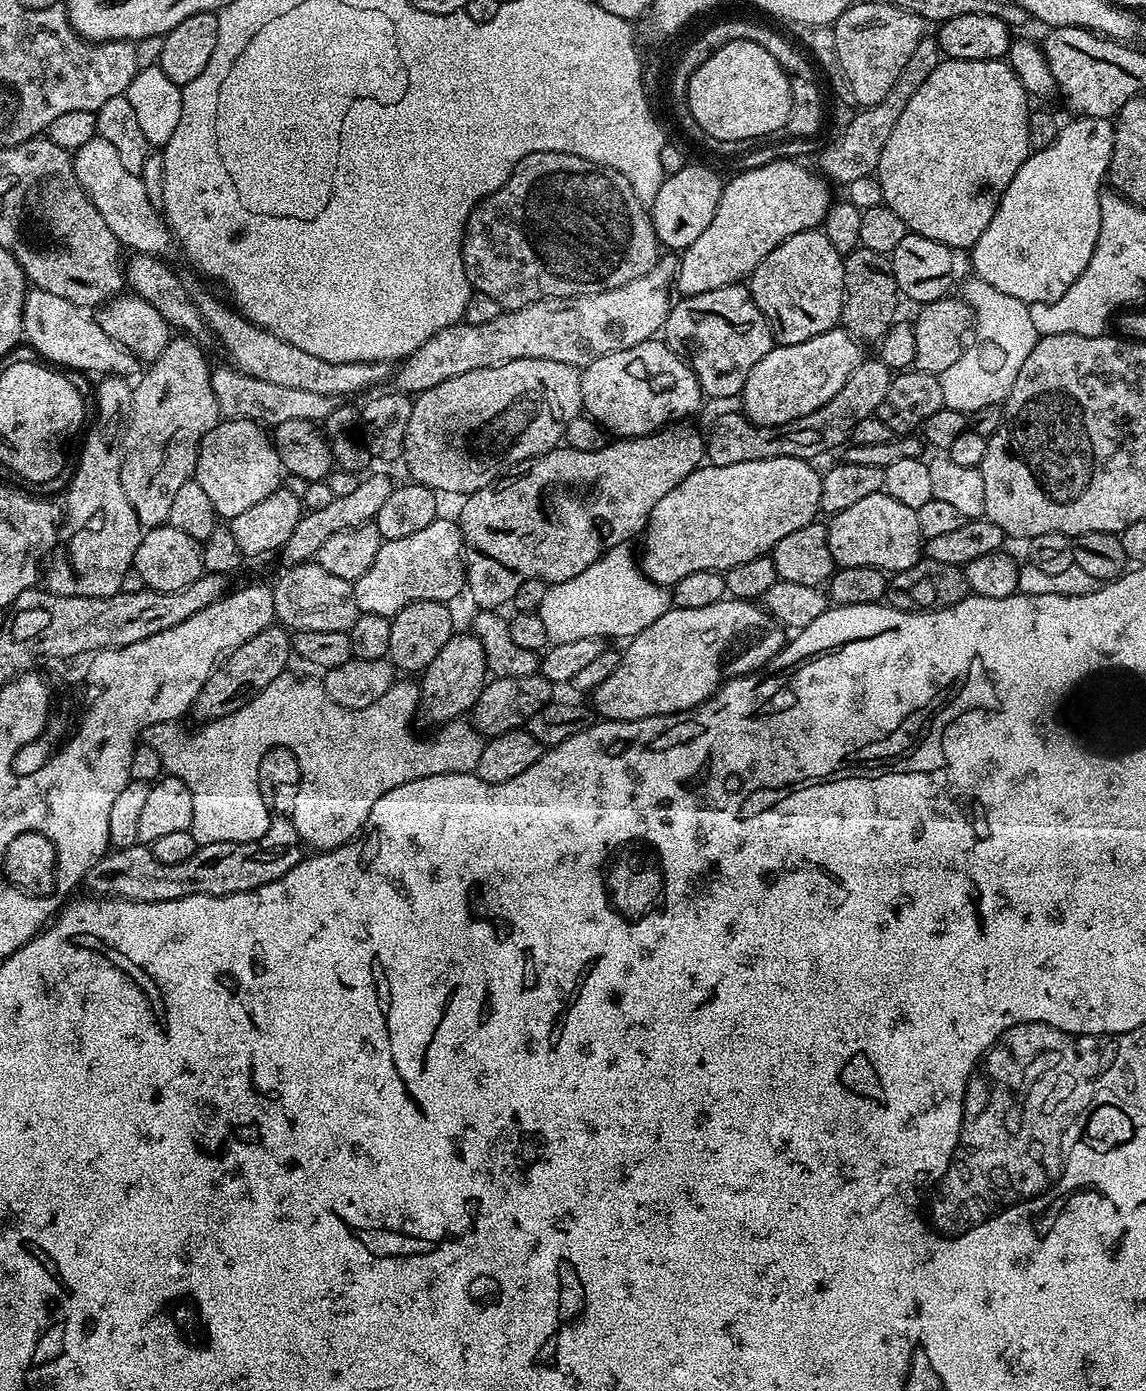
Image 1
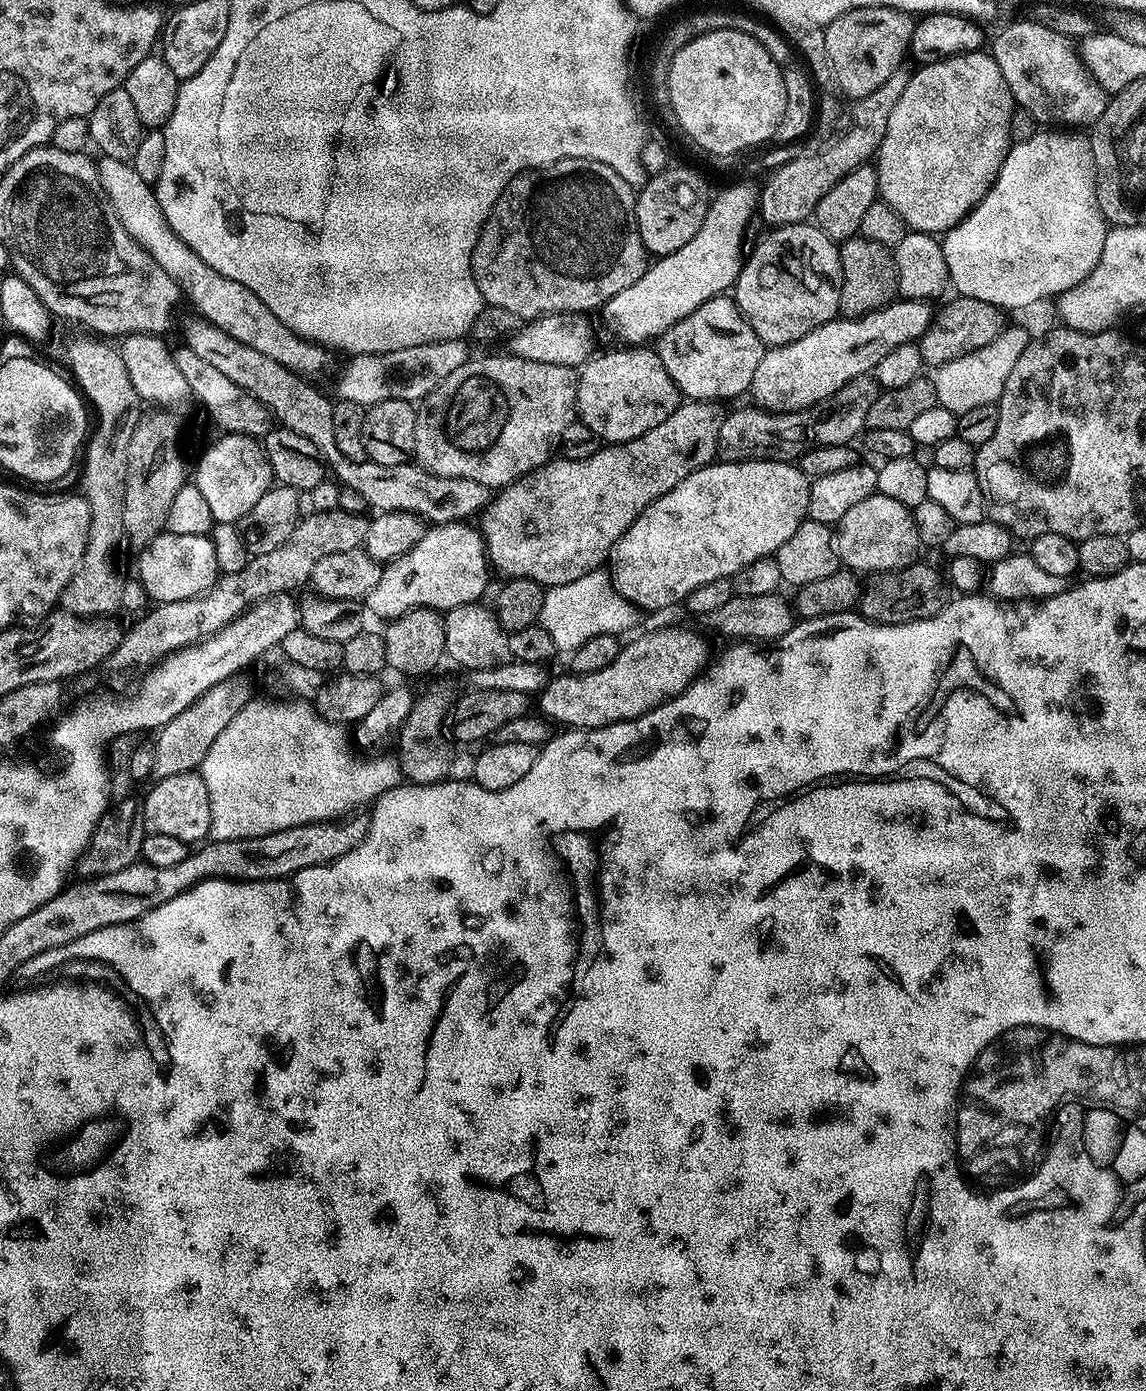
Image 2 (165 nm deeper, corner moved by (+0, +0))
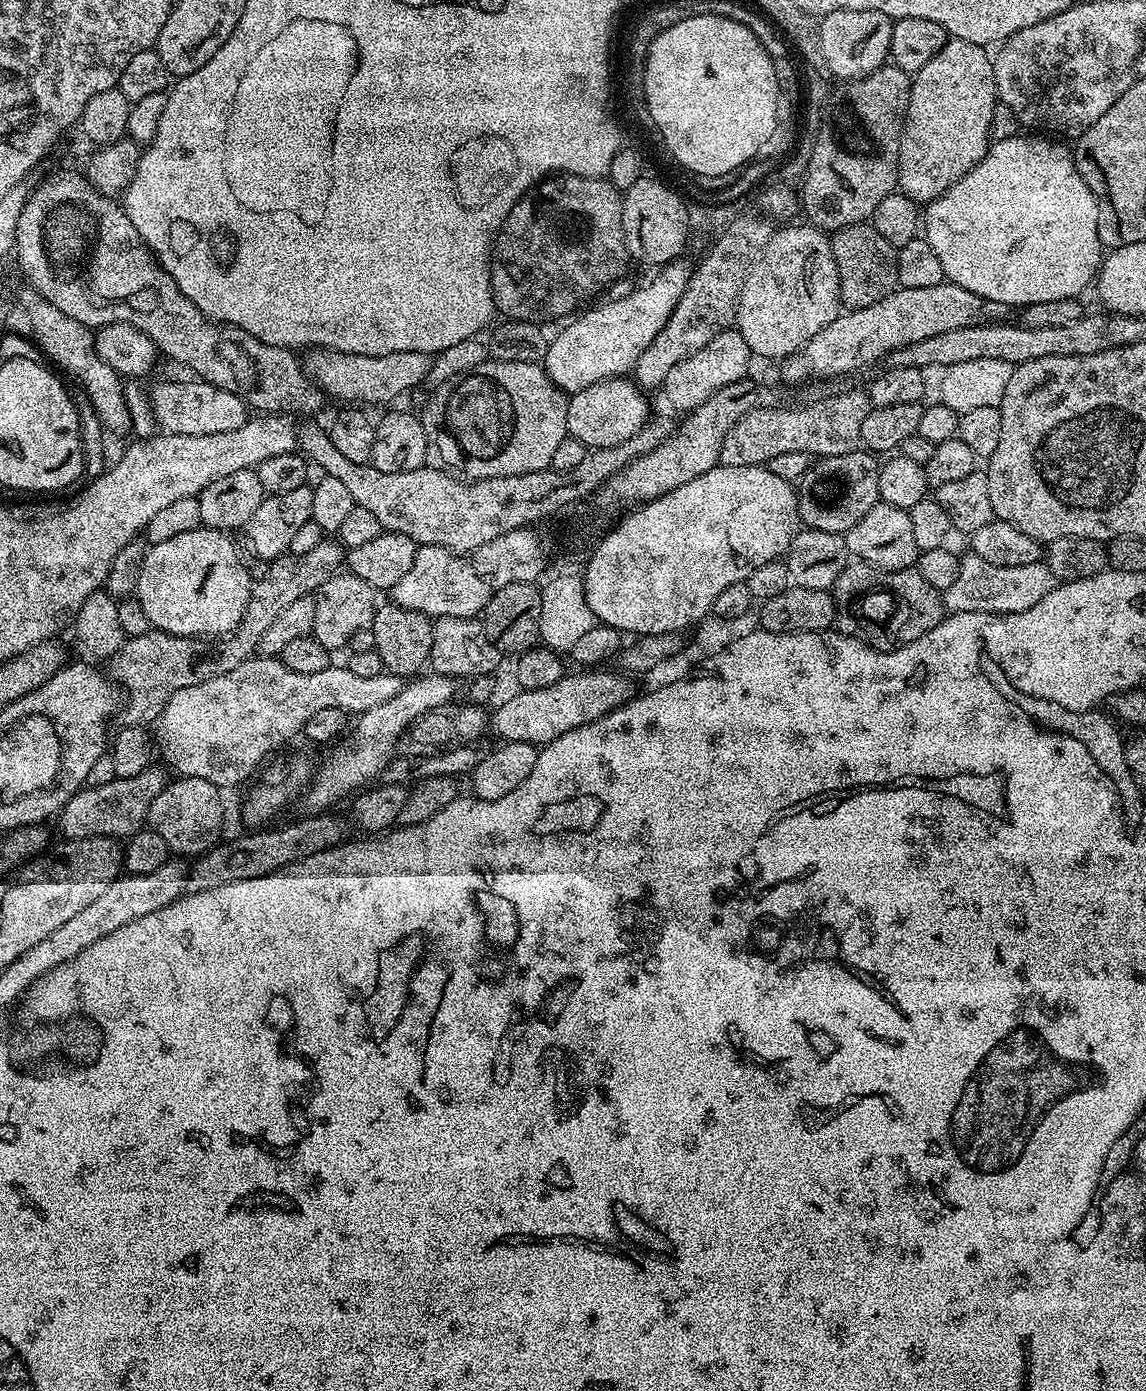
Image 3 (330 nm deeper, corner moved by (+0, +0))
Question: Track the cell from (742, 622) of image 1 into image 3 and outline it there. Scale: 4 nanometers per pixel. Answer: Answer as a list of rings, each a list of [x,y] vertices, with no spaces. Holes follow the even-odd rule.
[[[576,670],[576,673],[565,674],[554,686],[545,686],[543,690],[516,690],[509,700],[504,700],[490,716],[491,735],[501,736],[504,742],[526,742],[543,746],[551,740],[558,739],[562,734],[574,730],[578,726],[586,726],[590,722],[600,720],[606,714],[610,714],[615,708],[621,708],[623,704],[633,699],[631,675],[617,670]]]

